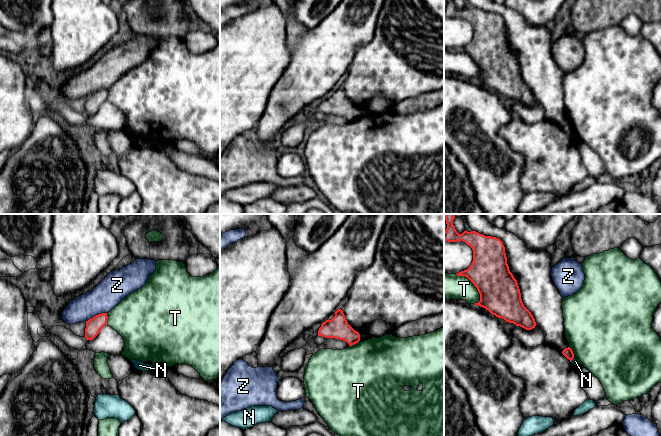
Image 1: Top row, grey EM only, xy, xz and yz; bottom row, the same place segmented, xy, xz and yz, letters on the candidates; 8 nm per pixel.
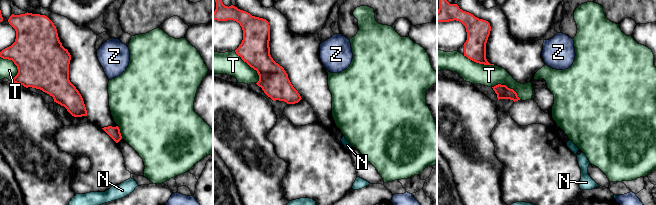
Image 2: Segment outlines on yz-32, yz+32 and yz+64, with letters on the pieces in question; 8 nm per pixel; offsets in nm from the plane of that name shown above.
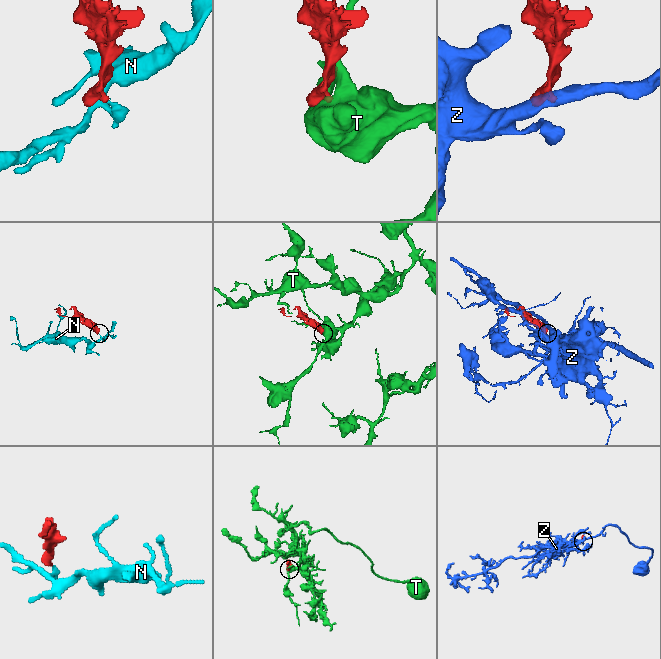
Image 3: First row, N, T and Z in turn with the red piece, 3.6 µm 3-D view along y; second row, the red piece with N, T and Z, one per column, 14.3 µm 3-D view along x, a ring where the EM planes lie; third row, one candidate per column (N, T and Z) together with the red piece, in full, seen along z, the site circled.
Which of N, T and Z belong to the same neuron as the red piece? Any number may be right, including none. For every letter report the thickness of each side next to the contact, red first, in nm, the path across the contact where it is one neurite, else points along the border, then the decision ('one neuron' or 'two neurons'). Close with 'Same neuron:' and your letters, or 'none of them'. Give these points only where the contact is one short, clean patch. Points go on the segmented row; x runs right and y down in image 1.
N: 80/50 nm | along yz (574, 356), (570, 361) | two neurons
T: 320/200 nm | two neurons
Z: 130/220 nm | along xy (106, 312), (96, 314), (86, 321) | two neurons
Same neuron: none of them

